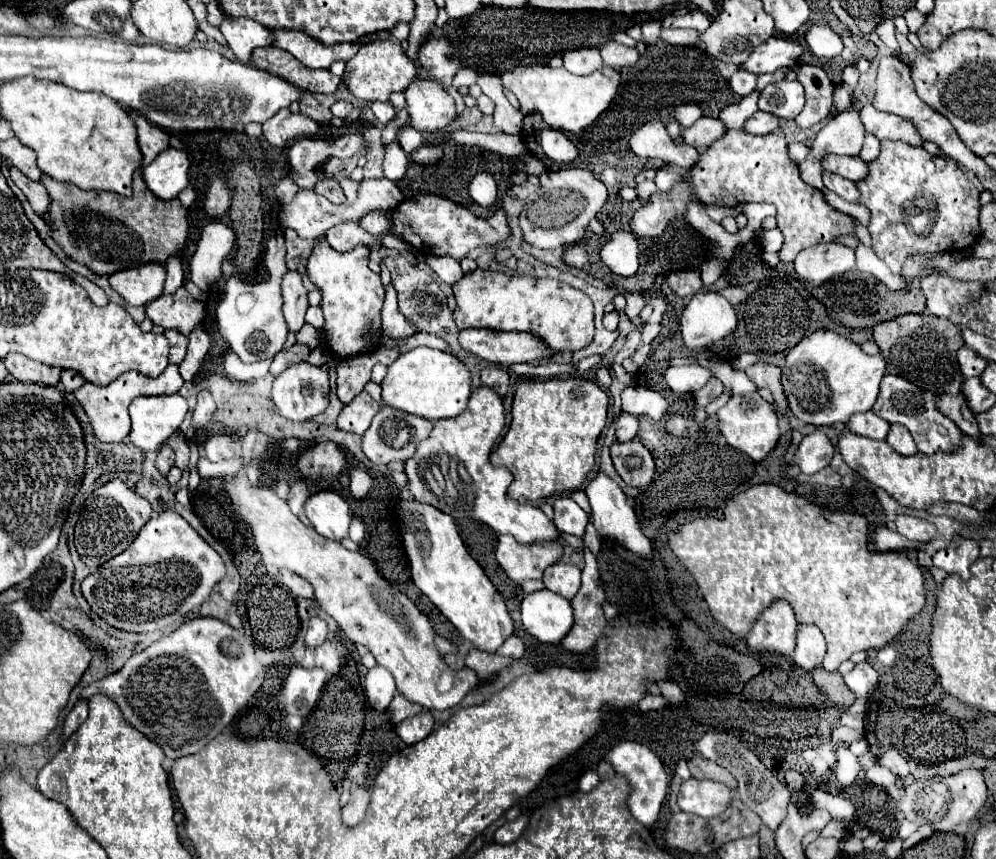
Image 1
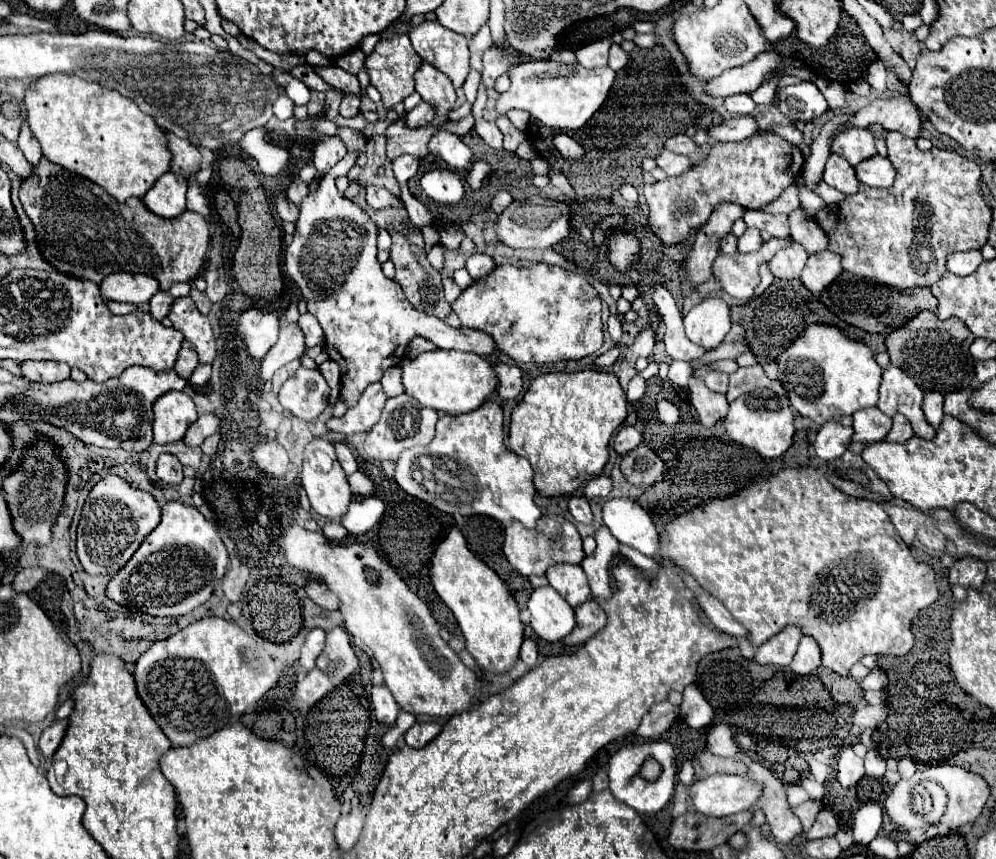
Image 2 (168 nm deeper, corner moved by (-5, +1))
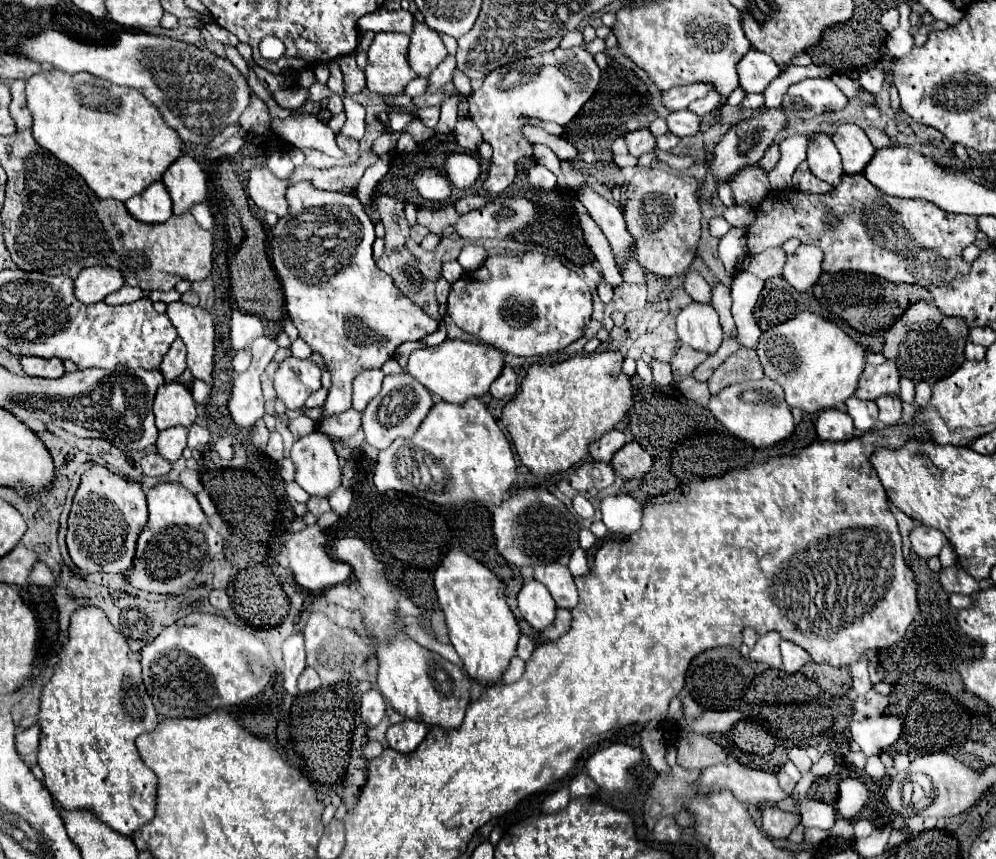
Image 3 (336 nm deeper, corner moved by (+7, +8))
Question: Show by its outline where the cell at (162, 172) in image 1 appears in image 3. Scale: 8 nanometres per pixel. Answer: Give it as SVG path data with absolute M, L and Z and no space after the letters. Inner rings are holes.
M152 182L148 190L132 196L126 202L126 208L140 222L160 224L172 216L172 200L162 182Z

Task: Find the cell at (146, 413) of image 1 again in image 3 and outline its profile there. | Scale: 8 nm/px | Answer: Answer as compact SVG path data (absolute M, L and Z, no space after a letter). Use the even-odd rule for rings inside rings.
M178 382L162 384L154 398L154 416L158 430L190 426L196 420L196 408L190 390Z

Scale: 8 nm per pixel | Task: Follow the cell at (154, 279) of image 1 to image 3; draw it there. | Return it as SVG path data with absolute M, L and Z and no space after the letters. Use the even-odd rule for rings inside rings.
M92 266L78 274L74 280L76 298L84 304L94 304L104 300L108 294L124 286L124 276L112 266Z

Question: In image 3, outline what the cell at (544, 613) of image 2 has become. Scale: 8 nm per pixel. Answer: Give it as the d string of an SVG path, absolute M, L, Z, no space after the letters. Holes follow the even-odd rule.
M536 580L524 582L524 586L518 594L518 610L520 610L522 618L538 632L542 632L546 626L550 626L556 616L554 598L546 590L546 586Z

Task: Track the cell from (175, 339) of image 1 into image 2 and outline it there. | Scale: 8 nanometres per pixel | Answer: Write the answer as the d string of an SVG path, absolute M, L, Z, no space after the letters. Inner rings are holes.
M184 341L182 349L180 349L180 355L176 359L176 365L174 365L174 371L182 377L182 379L190 379L190 375L194 373L194 369L198 367L198 355L196 355L196 349L190 341Z

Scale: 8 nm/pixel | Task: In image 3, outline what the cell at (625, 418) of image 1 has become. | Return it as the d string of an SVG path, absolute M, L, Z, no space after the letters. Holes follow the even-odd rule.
M610 430L590 446L590 456L600 462L610 462L614 452L618 452L624 444L626 444L624 434L620 430Z

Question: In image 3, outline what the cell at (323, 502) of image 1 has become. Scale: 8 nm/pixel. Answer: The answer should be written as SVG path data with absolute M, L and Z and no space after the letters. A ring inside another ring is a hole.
M312 432L294 442L290 458L296 464L296 484L316 498L328 498L340 488L340 464L330 438Z

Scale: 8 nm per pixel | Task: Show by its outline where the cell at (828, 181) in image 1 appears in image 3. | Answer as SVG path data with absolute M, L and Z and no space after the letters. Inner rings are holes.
M826 134L812 138L812 142L808 146L806 162L816 178L820 178L832 186L836 186L844 174L840 154L838 154L834 142L830 140L830 136L826 136Z

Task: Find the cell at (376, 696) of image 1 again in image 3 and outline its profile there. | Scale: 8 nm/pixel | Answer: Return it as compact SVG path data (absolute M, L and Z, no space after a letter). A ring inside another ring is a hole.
M368 690L362 694L362 700L360 700L360 714L362 714L362 722L372 728L376 726L382 718L384 718L384 712L386 712L386 704L384 704L384 698L378 690Z

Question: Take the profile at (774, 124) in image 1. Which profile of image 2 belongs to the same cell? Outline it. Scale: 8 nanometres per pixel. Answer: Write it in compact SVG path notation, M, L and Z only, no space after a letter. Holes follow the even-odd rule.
M732 117L708 127L708 135L714 141L742 141L746 137L752 137L756 131L758 125L752 117Z

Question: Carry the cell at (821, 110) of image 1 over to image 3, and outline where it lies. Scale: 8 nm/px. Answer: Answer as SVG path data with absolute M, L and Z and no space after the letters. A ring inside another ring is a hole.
M774 142L774 144L766 150L766 154L764 154L764 158L760 160L760 164L764 166L766 172L770 172L770 170L778 164L778 160L780 160L780 144Z

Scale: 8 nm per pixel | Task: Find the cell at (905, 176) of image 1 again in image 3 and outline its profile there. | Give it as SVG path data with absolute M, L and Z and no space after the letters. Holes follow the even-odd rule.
M844 174L842 182L828 194L802 194L786 190L768 194L760 206L754 208L756 220L748 228L748 254L762 252L766 248L782 246L788 238L800 238L802 244L814 244L824 252L824 272L864 272L884 278L888 282L904 282L918 286L940 286L950 282L958 272L968 272L968 262L960 258L962 248L974 244L978 228L978 216L944 212L936 204L920 198L896 198L880 194L864 176Z

